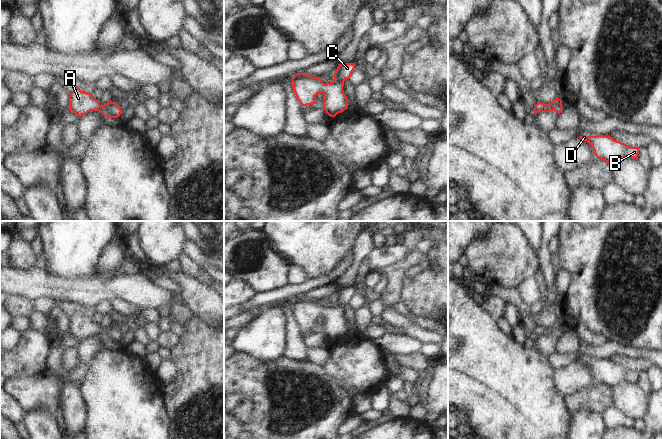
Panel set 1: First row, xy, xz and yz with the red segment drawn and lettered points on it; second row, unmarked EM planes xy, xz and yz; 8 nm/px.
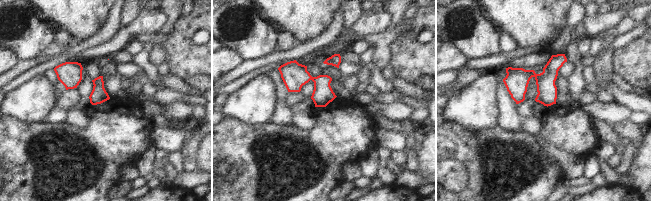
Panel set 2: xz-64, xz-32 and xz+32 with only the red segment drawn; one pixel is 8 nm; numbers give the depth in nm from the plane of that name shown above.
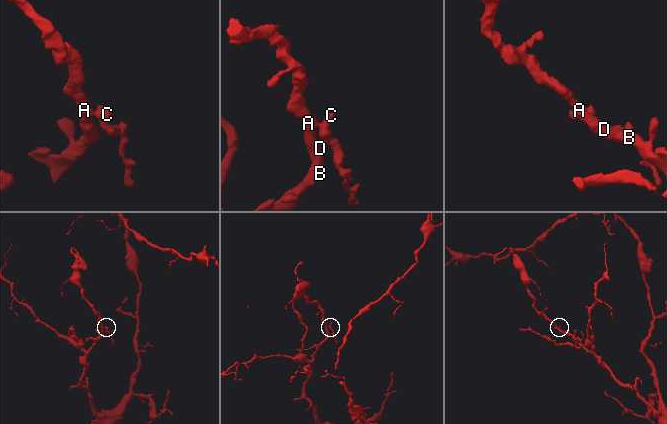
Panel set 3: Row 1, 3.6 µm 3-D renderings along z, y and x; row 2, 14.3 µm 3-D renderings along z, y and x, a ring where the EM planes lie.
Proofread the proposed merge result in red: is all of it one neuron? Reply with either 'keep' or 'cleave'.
keep

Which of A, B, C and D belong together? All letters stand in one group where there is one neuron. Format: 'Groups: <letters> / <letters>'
Groups: A B C D

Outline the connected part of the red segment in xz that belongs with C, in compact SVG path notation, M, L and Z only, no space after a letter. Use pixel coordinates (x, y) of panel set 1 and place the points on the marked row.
M355 63L339 64L333 75L333 81L326 84L318 77L297 73L291 78L292 89L301 106L313 105L315 96L322 93L323 109L329 116L335 117L348 108L348 98L343 86L344 81L350 79L354 69Z

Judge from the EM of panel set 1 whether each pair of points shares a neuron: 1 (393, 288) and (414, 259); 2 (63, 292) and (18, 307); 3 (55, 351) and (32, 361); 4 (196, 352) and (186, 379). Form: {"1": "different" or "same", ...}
{"1": "same", "2": "different", "3": "different", "4": "same"}

